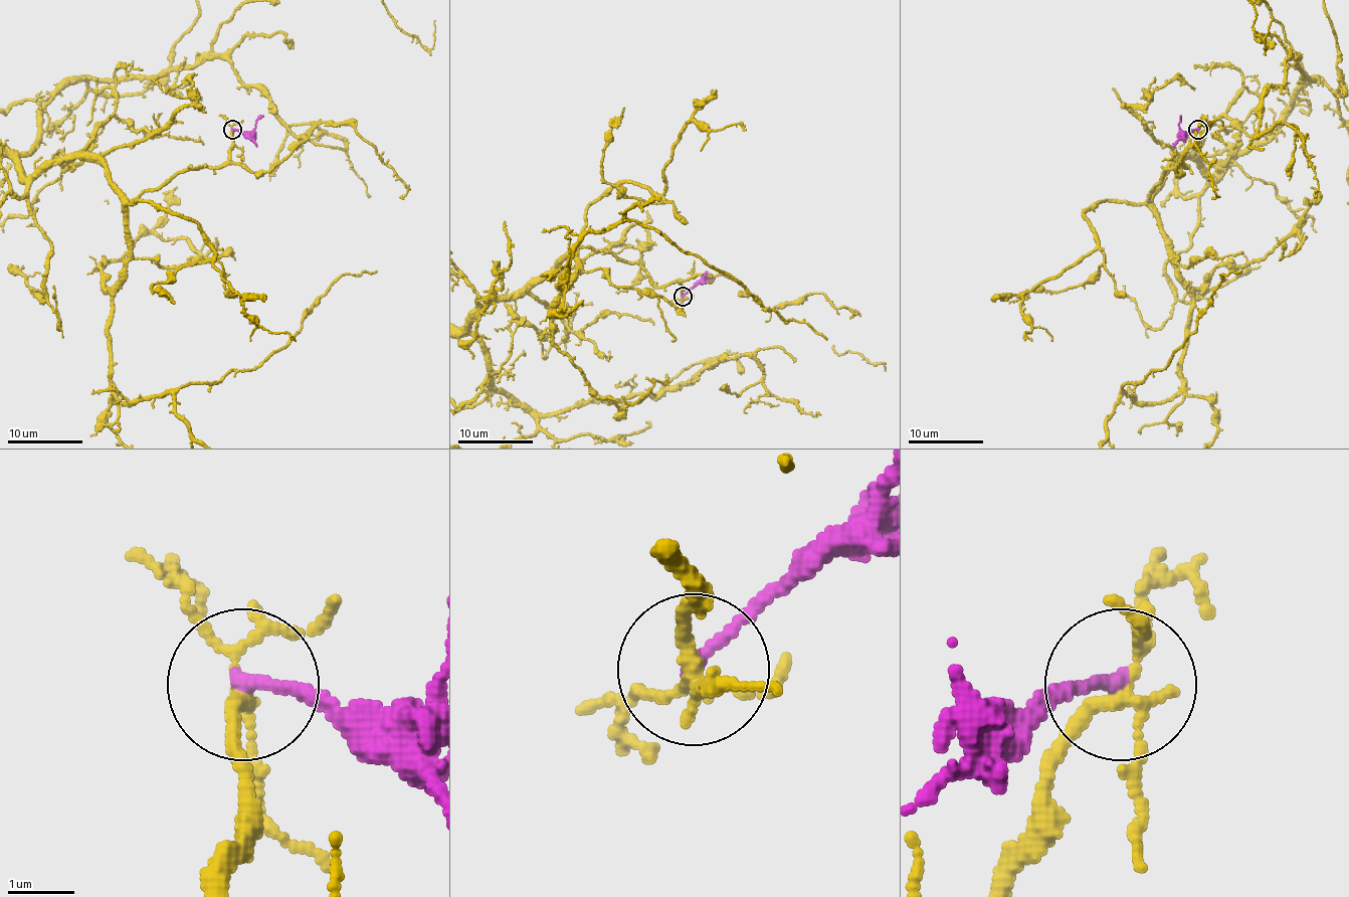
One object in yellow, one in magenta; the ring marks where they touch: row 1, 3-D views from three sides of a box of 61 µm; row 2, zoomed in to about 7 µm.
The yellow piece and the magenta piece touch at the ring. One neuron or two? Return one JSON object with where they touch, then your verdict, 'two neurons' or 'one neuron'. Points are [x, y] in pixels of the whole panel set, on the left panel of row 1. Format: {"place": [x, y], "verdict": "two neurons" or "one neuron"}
{"place": [232, 130], "verdict": "two neurons"}

